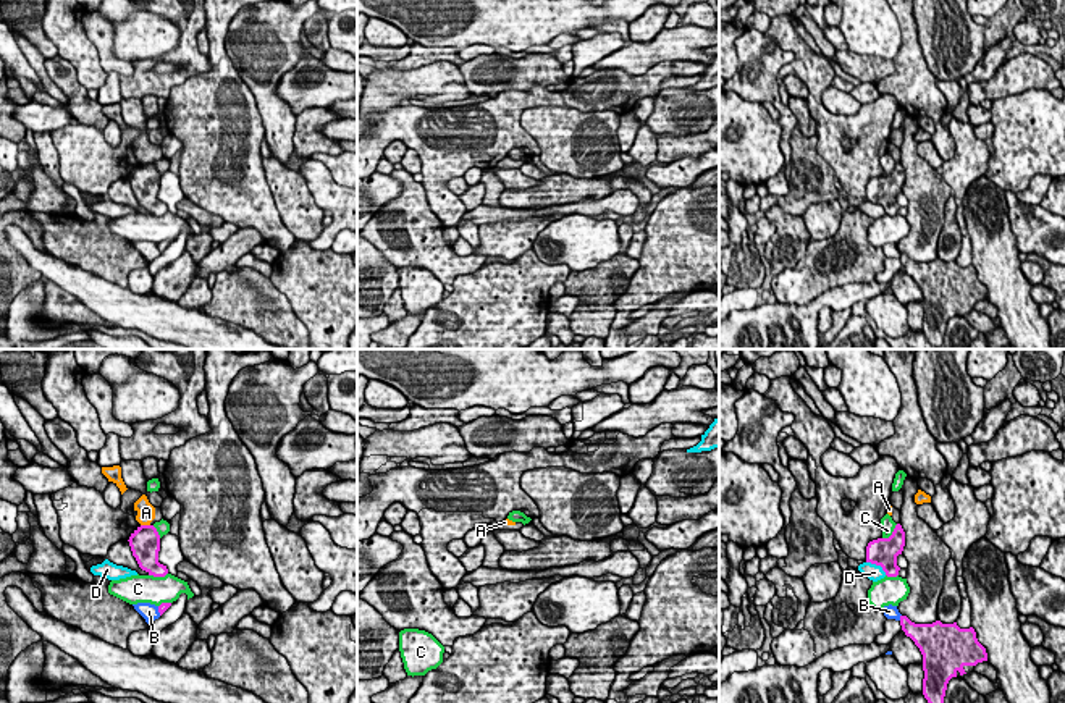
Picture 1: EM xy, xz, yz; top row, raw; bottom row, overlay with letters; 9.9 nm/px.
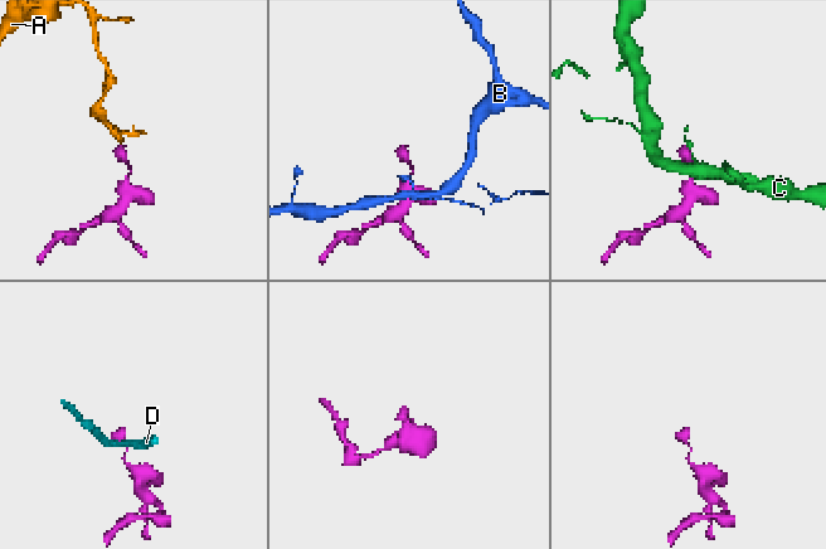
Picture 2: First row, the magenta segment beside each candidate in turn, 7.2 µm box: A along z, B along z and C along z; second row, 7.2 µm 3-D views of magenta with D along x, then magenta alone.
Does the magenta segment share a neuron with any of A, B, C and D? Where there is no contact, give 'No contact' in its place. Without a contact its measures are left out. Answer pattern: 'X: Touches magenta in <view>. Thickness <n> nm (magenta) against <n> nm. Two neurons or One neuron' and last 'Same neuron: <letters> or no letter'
A: Touches magenta in xy. Thickness 300 nm (magenta) against 190 nm. Two neurons
B: Touches magenta in yz. Thickness 200 nm (magenta) against 130 nm. Two neurons
C: Touches magenta in yz. Thickness 280 nm (magenta) against 140 nm. Two neurons
D: Touches magenta in yz. Thickness 280 nm (magenta) against 160 nm. Two neurons
Same neuron: no letter

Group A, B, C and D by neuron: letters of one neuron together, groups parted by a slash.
A / B / C / D

